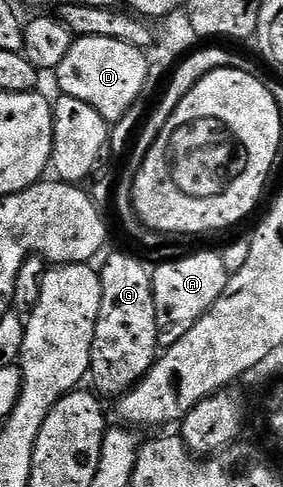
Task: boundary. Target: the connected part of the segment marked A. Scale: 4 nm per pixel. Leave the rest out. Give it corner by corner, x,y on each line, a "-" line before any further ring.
194,251
182,260
166,260
152,269
155,318
157,319
157,342
162,349
170,348
203,313
225,293
231,275
223,266
223,258
217,252

